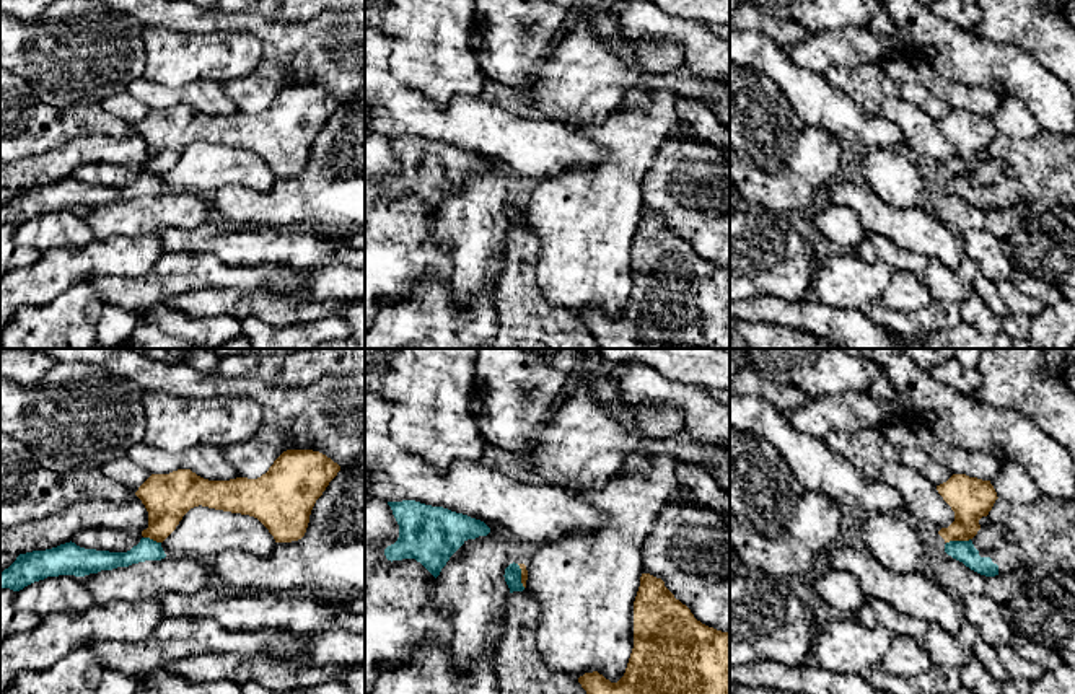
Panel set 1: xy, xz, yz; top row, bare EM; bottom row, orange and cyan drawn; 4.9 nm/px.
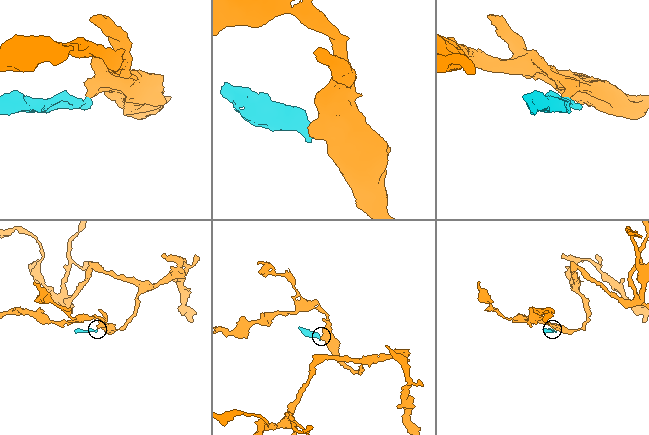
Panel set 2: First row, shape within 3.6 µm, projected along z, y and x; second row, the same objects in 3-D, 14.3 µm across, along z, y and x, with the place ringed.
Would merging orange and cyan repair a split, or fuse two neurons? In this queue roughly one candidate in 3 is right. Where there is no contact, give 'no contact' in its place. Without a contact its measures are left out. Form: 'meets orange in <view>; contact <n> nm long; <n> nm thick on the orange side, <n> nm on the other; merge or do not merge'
meets orange in yz; contact 120 nm long; 200 nm thick on the orange side, 110 nm on the other; do not merge

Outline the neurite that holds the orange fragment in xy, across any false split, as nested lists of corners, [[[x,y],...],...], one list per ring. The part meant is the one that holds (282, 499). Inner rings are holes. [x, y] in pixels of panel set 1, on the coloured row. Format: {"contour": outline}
{"contour": [[[313,450],[283,451],[257,479],[208,481],[191,469],[151,474],[135,492],[148,512],[143,538],[163,542],[194,507],[257,518],[275,542],[305,536],[311,510],[340,466]]]}

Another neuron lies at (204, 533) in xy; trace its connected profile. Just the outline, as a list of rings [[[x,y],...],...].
[[[199,505],[182,516],[161,547],[171,559],[212,562],[228,549],[267,557],[275,544],[257,518]]]

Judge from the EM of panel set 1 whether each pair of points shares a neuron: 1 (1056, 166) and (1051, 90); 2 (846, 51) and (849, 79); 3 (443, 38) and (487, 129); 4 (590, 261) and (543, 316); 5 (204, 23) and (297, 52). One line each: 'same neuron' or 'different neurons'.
1: different neurons
2: different neurons
3: different neurons
4: different neurons
5: same neuron

